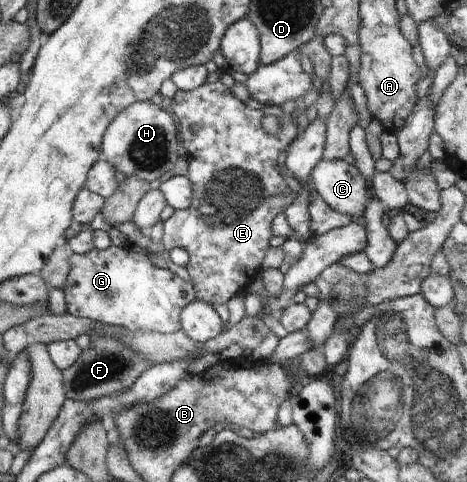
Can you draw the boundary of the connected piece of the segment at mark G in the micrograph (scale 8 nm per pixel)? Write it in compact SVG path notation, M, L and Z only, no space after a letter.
M112 245L110 249L94 248L84 255L71 253L72 269L63 291L67 305L66 311L81 318L90 318L96 323L115 325L130 331L148 330L158 333L174 333L182 328L182 311L194 299L194 287L184 283L180 276L172 275L168 268L157 266L148 253L133 251L130 245Z

